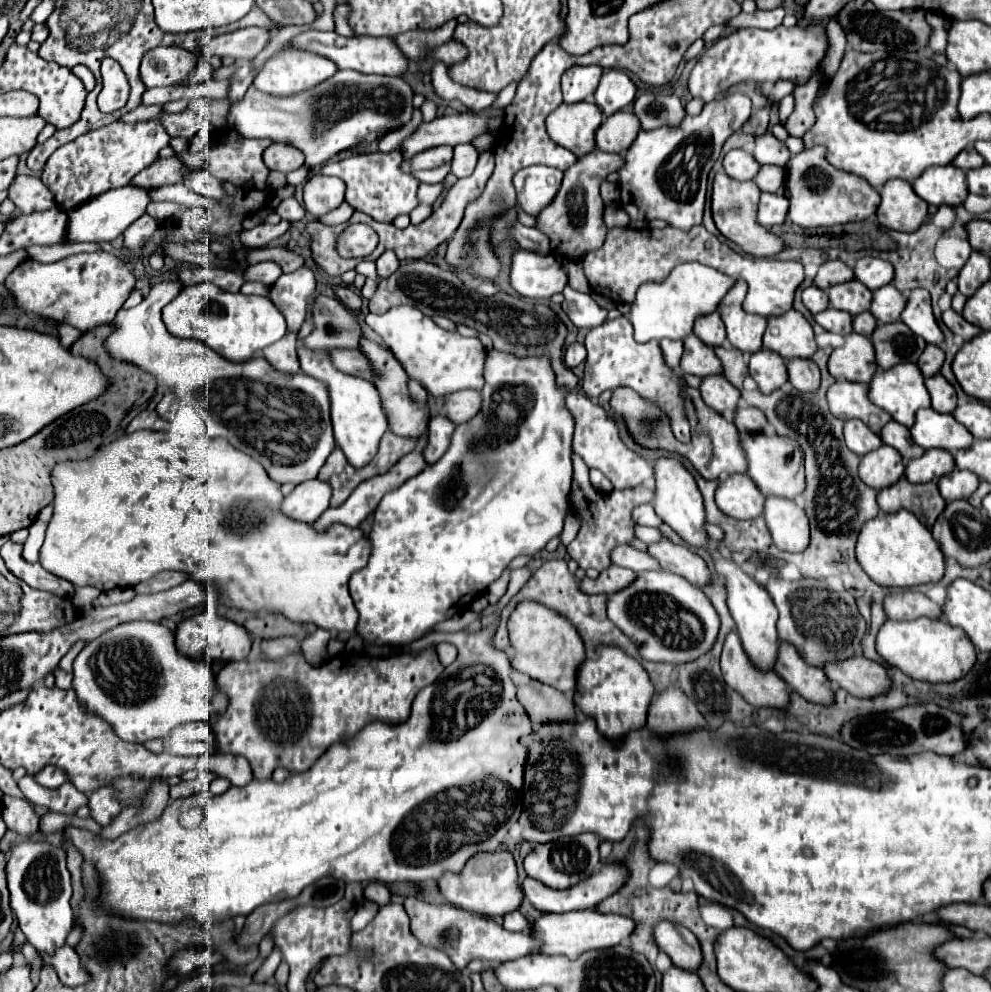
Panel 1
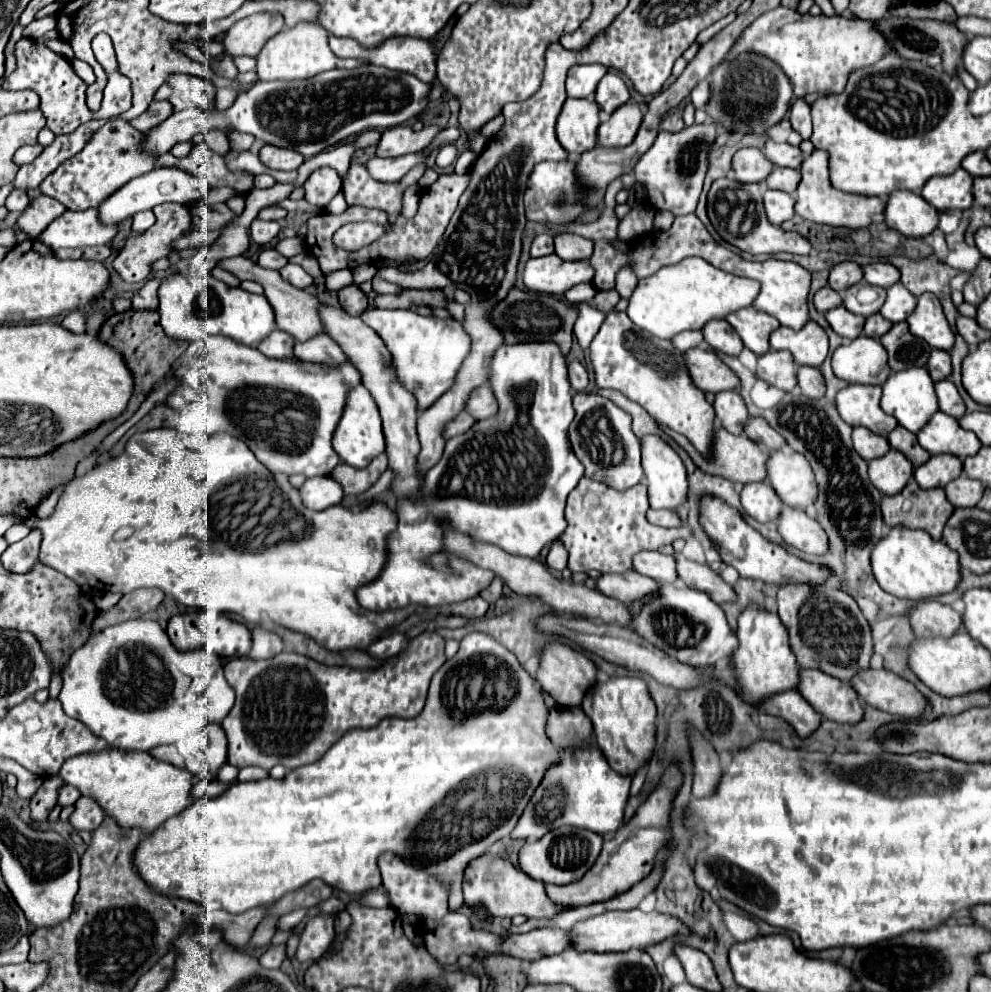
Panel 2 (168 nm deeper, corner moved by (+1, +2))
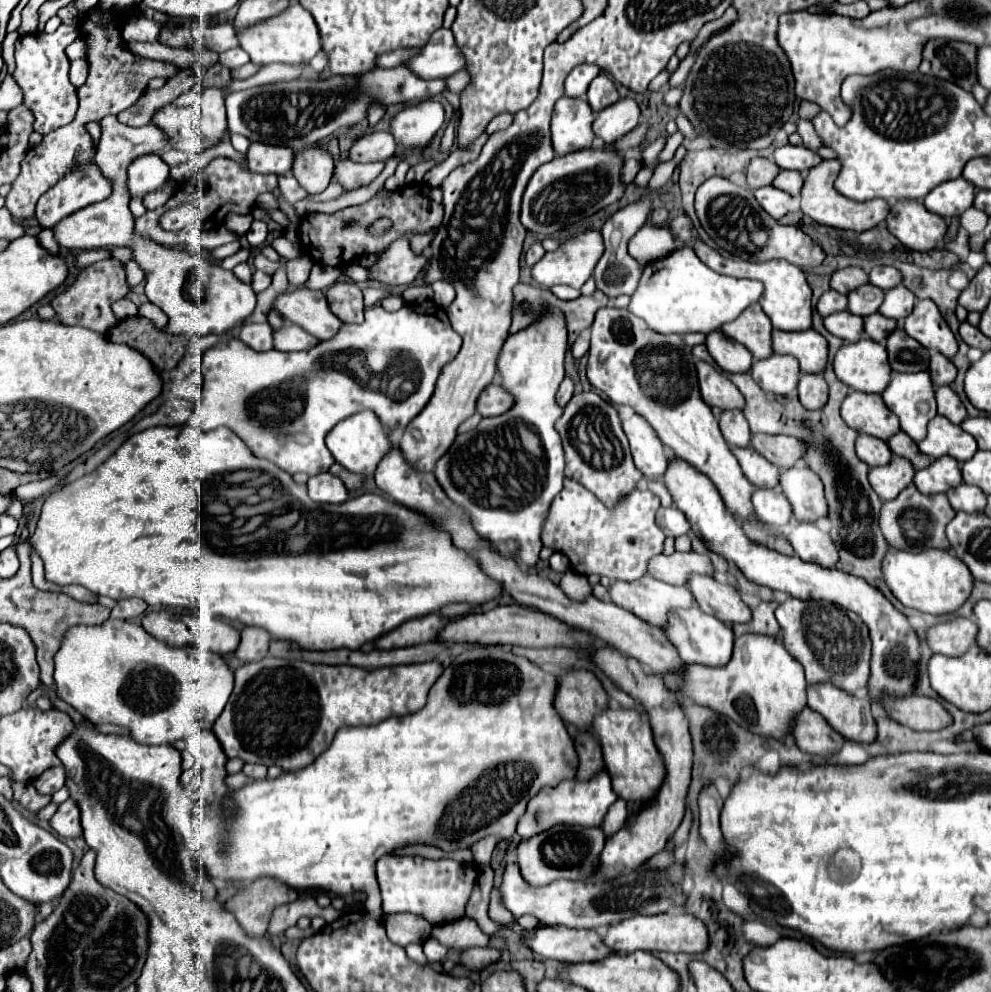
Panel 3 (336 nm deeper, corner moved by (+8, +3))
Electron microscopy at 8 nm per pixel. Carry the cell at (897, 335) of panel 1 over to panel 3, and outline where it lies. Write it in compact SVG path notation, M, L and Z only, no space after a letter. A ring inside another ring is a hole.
M897 328L887 336L887 354L889 364L895 372L921 372L929 366L929 352L917 340Z

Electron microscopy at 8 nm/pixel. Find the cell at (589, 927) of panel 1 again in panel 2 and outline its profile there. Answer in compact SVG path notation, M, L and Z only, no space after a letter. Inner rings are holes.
M640 909L630 911L610 911L598 917L592 917L588 921L576 923L572 929L574 947L578 951L596 951L596 953L608 953L608 951L630 951L630 949L648 949L652 945L658 945L670 937L688 937L692 931L682 925L682 921L674 919L672 915L664 913L642 913Z

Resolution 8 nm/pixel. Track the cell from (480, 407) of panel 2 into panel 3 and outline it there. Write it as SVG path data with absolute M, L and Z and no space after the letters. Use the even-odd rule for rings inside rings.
M487 386L477 398L477 412L481 416L499 416L511 408L511 396L501 386Z

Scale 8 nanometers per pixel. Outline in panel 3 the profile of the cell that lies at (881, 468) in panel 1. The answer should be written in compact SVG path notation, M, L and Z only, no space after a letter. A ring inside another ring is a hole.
M893 456L889 464L869 468L869 484L881 500L897 498L903 488L913 482L915 468L901 456Z

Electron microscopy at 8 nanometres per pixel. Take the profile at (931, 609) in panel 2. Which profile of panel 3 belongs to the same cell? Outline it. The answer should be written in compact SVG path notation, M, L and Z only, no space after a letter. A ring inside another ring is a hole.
M953 618L943 624L935 624L927 628L925 640L929 648L937 654L965 654L969 646L975 644L975 622L969 618Z

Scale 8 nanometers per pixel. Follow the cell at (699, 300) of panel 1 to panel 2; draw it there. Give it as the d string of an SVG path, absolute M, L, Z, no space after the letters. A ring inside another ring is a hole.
M688 257L676 265L662 267L646 279L640 279L626 313L640 329L646 329L660 339L672 339L688 329L702 329L712 319L724 319L730 311L750 307L758 297L758 291L758 281L724 273L698 257Z

